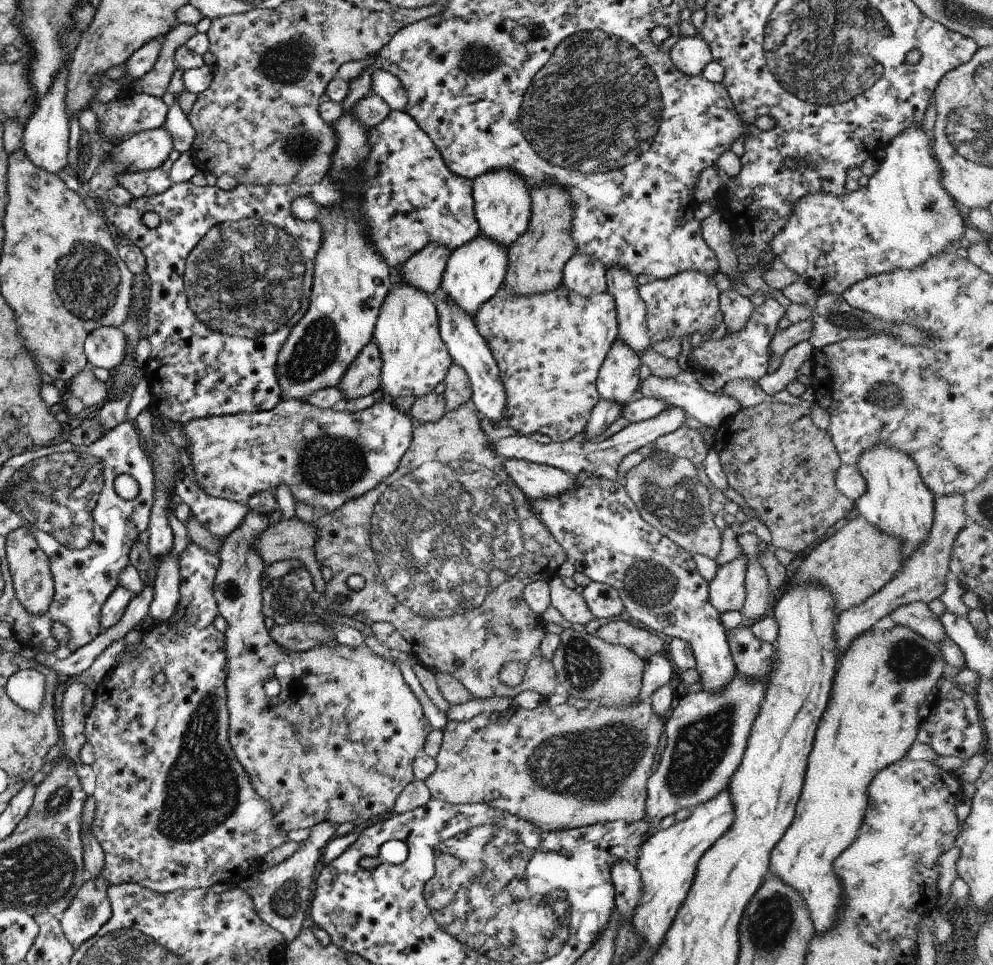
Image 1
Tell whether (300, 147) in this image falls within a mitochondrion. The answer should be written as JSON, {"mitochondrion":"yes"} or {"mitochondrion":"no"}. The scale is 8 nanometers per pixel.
{"mitochondrion":"yes"}

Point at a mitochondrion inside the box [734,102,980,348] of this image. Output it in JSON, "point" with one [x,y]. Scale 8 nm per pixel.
{"point":[845,320]}

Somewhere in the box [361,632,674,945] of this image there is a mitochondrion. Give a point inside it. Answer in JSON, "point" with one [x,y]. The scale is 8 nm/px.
{"point":[592,766]}

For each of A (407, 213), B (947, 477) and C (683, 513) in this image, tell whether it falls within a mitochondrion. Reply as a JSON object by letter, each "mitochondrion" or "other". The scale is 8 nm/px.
{"A":"other","B":"other","C":"mitochondrion"}

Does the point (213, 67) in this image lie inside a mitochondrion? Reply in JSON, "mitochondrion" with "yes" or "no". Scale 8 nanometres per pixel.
{"mitochondrion":"no"}

